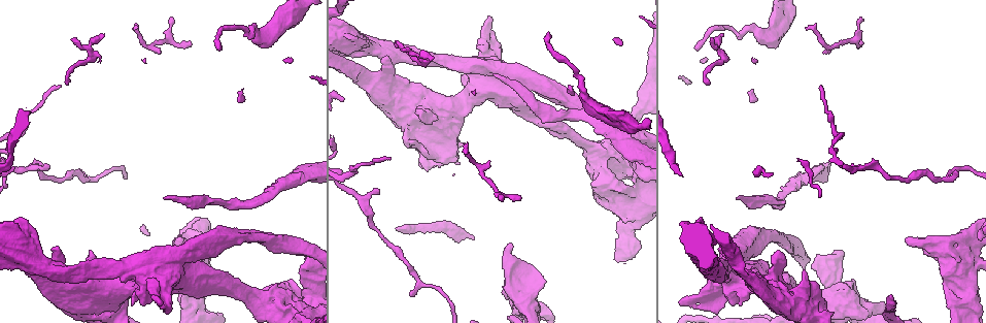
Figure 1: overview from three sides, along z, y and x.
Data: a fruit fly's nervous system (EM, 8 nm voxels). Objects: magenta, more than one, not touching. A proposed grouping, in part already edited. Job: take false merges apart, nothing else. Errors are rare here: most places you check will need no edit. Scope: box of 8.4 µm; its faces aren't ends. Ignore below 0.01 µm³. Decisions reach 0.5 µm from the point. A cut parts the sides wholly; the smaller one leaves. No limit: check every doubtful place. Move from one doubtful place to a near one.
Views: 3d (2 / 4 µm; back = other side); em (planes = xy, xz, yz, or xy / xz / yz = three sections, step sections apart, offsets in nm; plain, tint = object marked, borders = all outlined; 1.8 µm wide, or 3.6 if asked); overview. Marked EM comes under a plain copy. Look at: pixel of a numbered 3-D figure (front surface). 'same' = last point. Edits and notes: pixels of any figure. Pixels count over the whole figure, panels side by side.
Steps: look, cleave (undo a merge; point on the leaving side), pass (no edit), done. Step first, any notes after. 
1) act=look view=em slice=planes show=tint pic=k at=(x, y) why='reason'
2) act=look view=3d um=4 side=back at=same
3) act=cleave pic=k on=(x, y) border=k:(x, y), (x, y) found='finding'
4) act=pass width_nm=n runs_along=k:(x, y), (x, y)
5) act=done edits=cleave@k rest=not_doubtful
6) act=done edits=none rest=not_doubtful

act=look view=em slice=yz step=8 show=tint pic=1 at=(236, 29) why='a narrow waist'

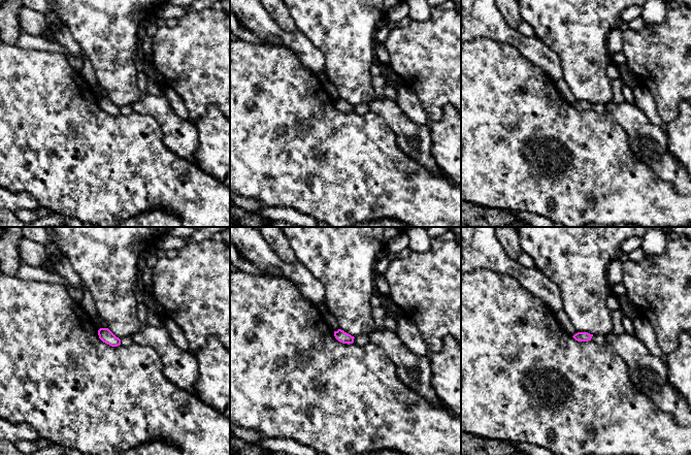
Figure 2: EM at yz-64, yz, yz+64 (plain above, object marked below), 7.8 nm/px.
act=look view=em slice=xz step=16 show=tint at=same why='another direction'

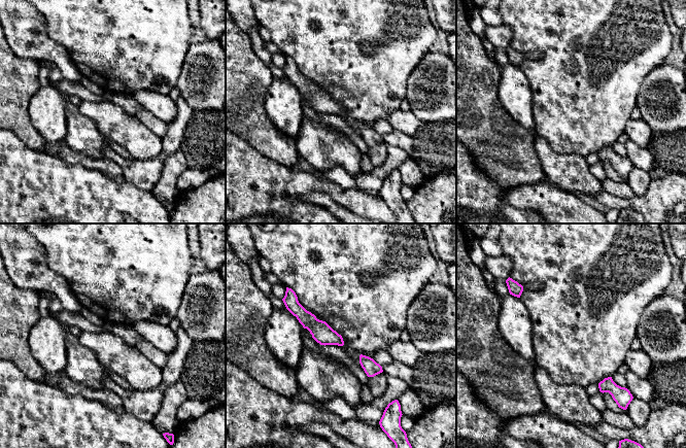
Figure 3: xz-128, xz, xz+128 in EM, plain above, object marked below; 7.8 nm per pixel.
act=pass width_nm=160 runs_along=3:(294, 300), (308, 320), (340, 343) found='all the same cell'

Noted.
act=look view=em slice=yz step=8 show=tint pic=1 at=(420, 60)

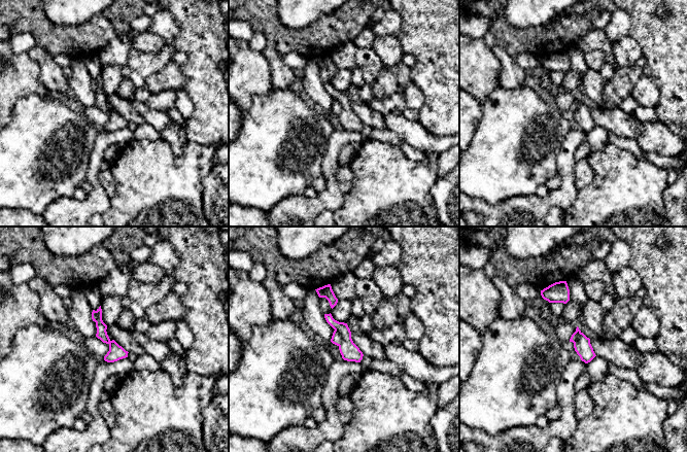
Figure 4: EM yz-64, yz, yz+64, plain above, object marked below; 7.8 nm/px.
act=cleave pic=4 on=(349, 351) border=4:(335, 329), (341, 336), (339, 345) found='a second cell is stuck on'

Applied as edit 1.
act=look view=3d um=4 pic=1 at=(597, 152)

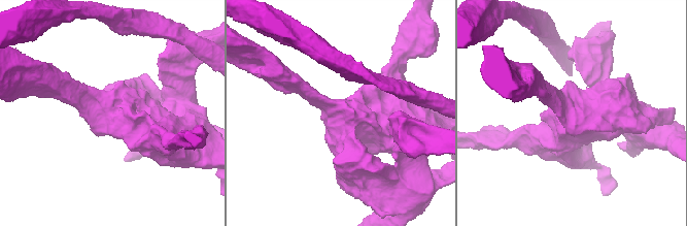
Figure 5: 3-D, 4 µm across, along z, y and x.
act=look view=em um=3.6 slice=planes show=tint pic=5 at=(343, 116)

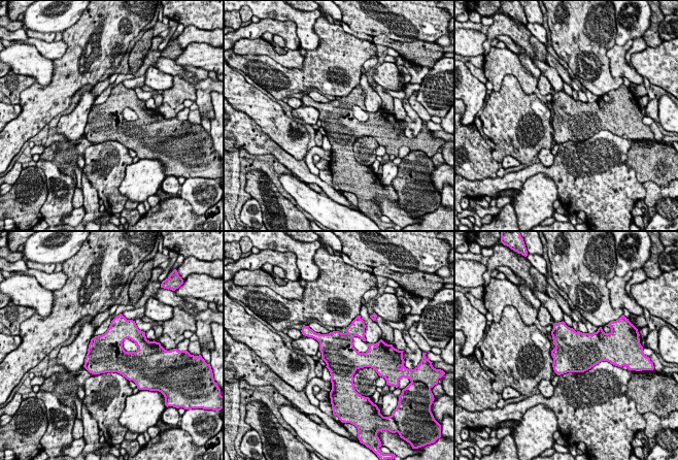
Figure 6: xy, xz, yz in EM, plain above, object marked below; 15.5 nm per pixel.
act=pass found='one cell here'

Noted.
act=look view=3d um=4 pic=1 at=(733, 277) why='sudden change in width'

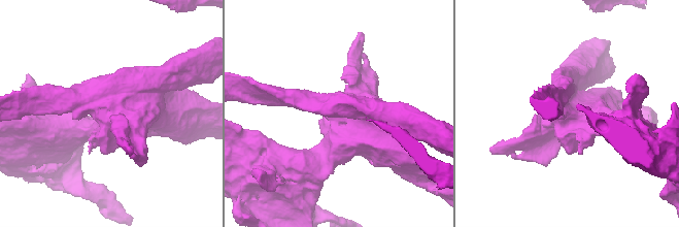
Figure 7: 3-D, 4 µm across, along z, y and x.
act=look view=em um=3.6 slice=yz step=8 show=tint pic=7 at=(568, 116) why='need the tissue'

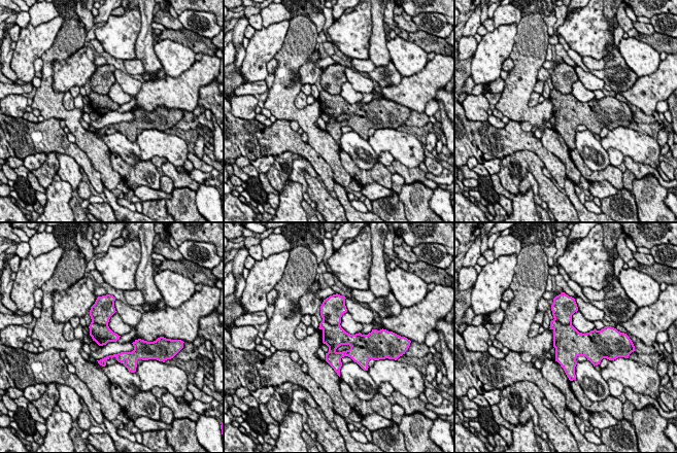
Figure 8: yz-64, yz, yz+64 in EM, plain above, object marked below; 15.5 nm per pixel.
act=look view=em um=3.6 slice=planes show=borders at=same

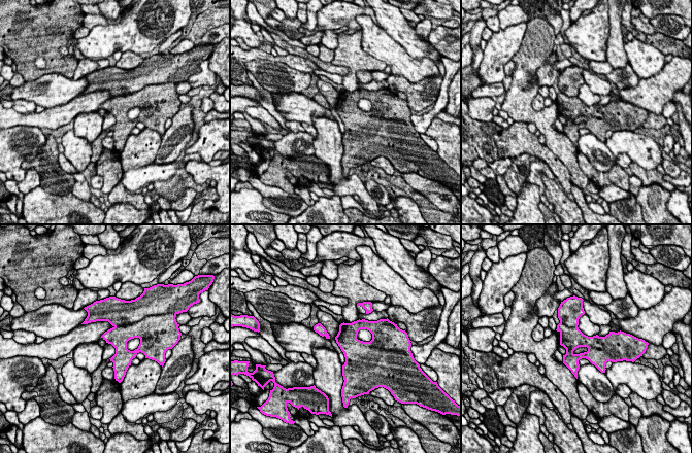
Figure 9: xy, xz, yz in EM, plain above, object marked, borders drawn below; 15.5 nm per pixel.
act=cleave pic=9 on=(118, 312) border=9:(142, 318), (135, 322), (114, 326) found='two cells meet here'

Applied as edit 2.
act=look view=em slice=xy step=16 show=tint pic=7 at=(645, 118) why='thick turns thin'

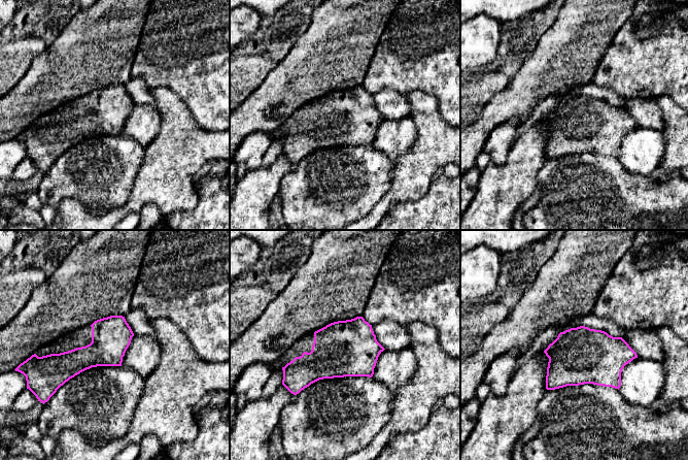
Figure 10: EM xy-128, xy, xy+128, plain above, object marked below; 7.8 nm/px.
act=pass found='continuous, no second cell'

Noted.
act=done edits=cleave@4,cleave@9 rest=not_doubtful

